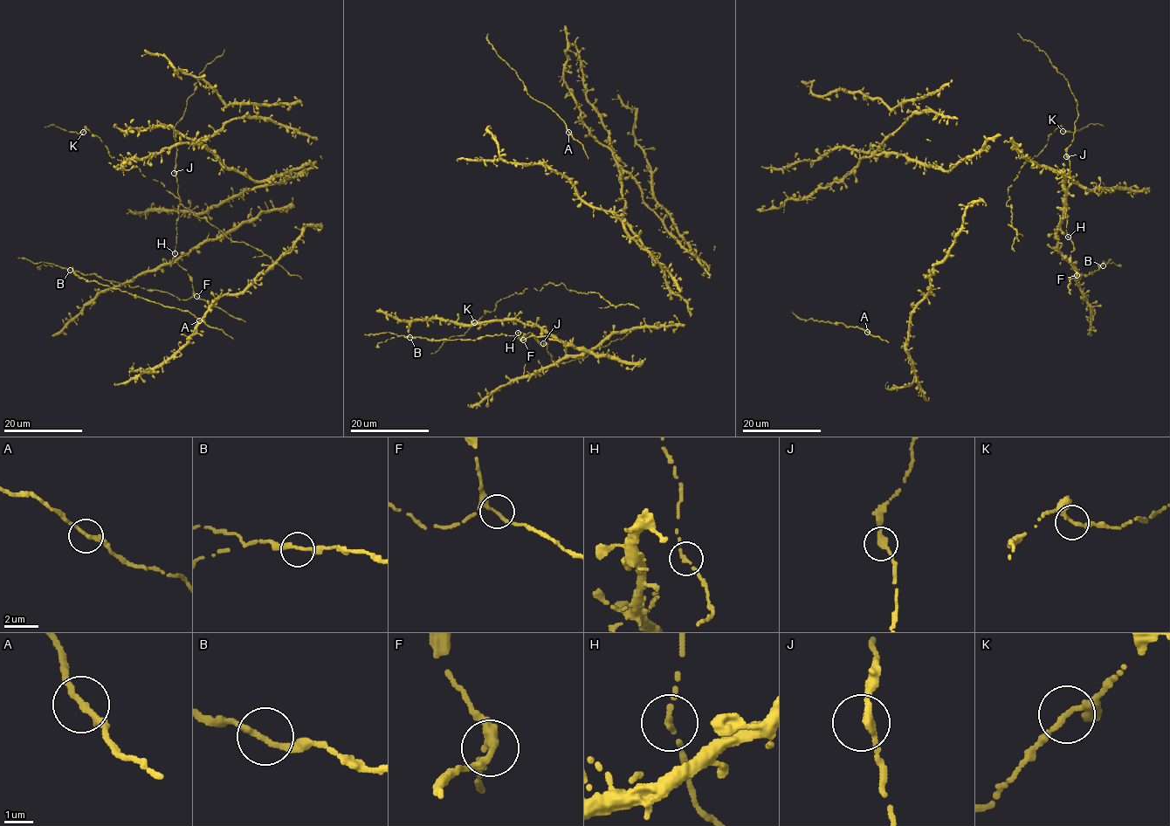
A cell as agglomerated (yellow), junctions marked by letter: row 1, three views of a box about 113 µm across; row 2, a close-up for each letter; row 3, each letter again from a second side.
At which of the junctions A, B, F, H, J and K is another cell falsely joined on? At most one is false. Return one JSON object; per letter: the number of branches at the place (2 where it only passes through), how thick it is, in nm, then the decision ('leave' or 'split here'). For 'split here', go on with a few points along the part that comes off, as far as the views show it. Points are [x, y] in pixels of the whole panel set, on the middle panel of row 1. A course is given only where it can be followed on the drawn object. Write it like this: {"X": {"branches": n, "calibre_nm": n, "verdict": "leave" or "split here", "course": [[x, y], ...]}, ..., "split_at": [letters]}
{"A": {"branches": 2, "calibre_nm": 240, "verdict": "leave"}, "B": {"branches": 2, "calibre_nm": 200, "verdict": "leave"}, "F": {"branches": 2, "calibre_nm": 240, "verdict": "leave"}, "H": {"branches": 2, "calibre_nm": 180, "verdict": "leave"}, "J": {"branches": 2, "calibre_nm": 280, "verdict": "leave"}, "K": {"branches": 2, "calibre_nm": 220, "verdict": "leave"}, "split_at": []}

